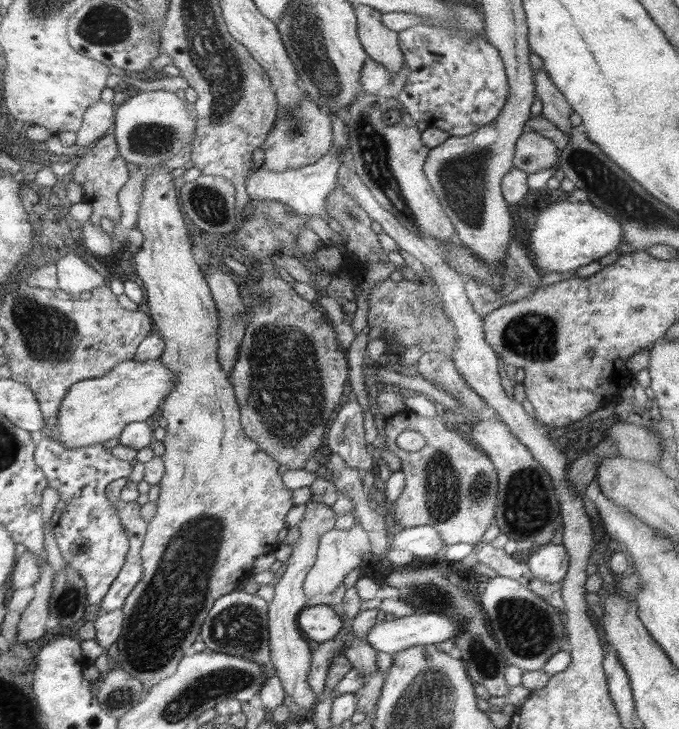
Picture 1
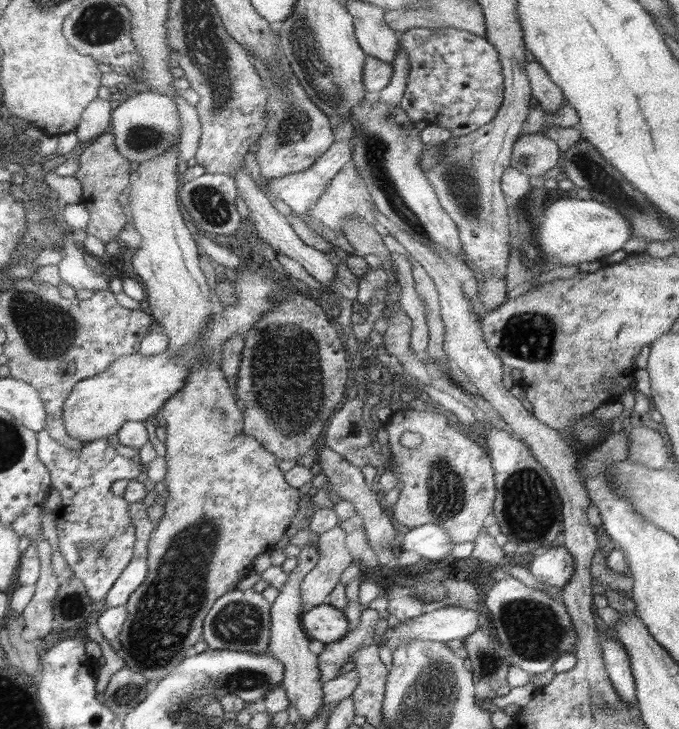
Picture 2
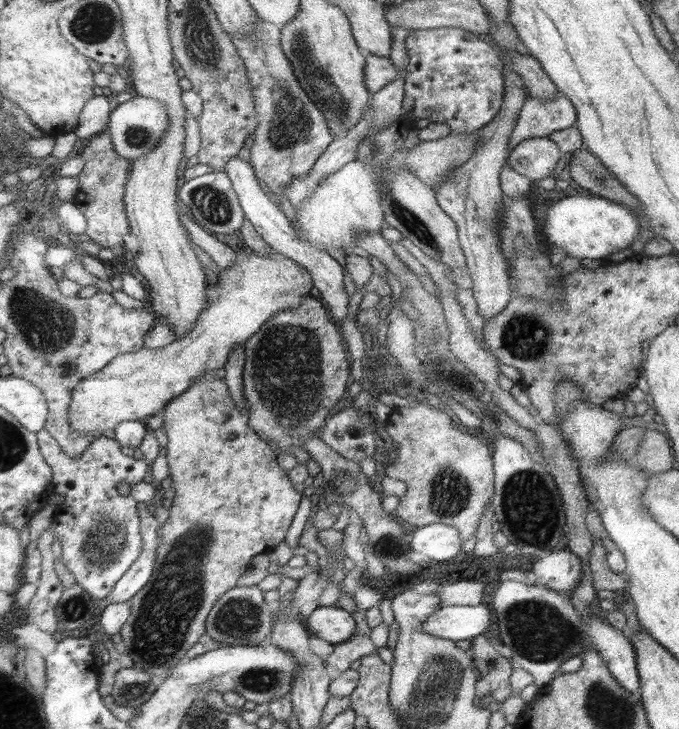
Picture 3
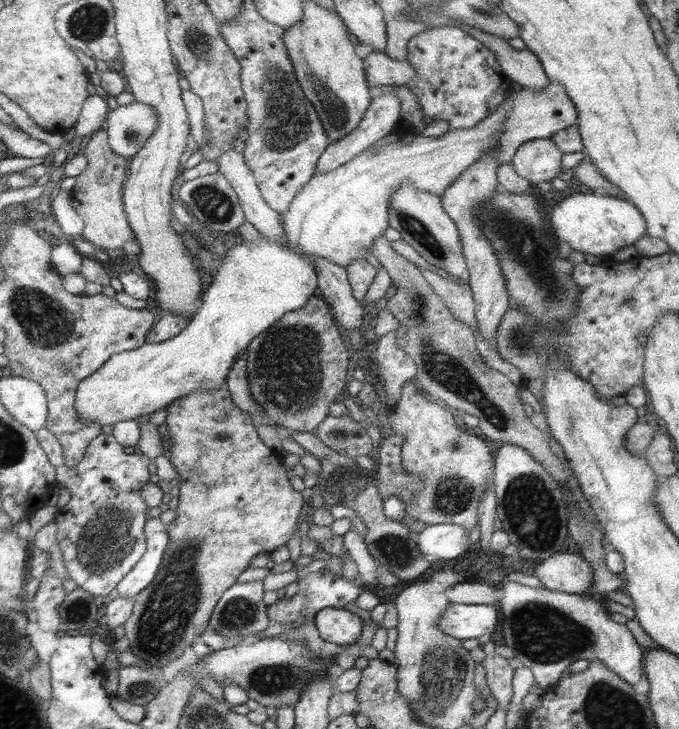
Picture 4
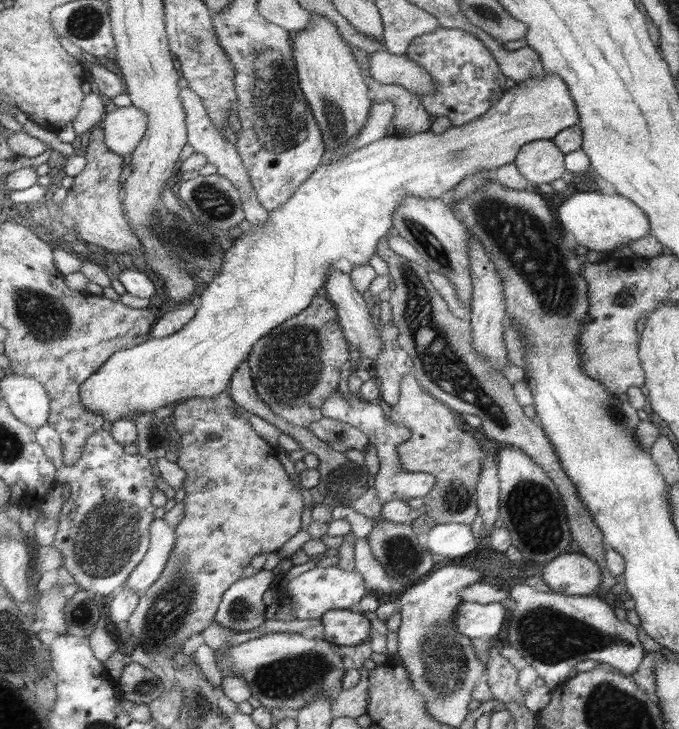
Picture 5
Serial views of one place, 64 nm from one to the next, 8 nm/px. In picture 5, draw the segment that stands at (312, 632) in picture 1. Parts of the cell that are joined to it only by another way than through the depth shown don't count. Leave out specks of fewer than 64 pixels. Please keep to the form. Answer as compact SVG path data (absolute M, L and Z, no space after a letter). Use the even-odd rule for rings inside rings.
M333 610L323 616L325 634L323 638L335 646L359 646L363 642L373 642L375 632L371 632L371 620L361 610Z

